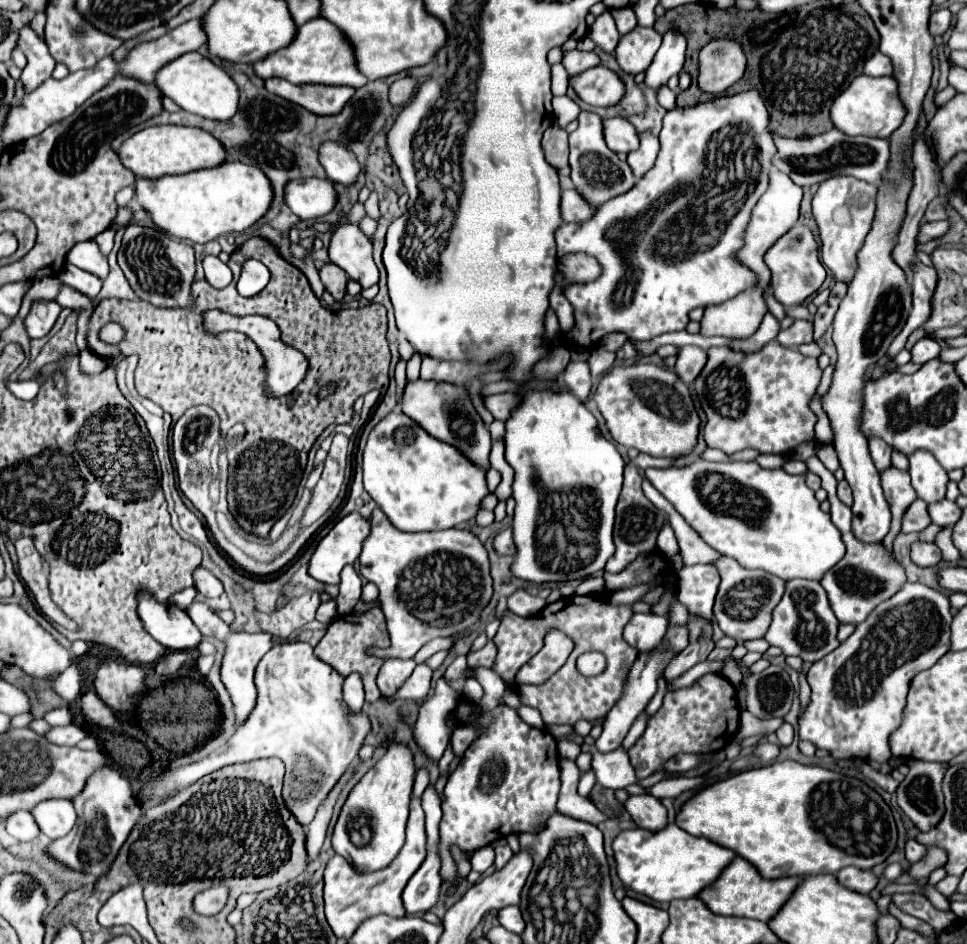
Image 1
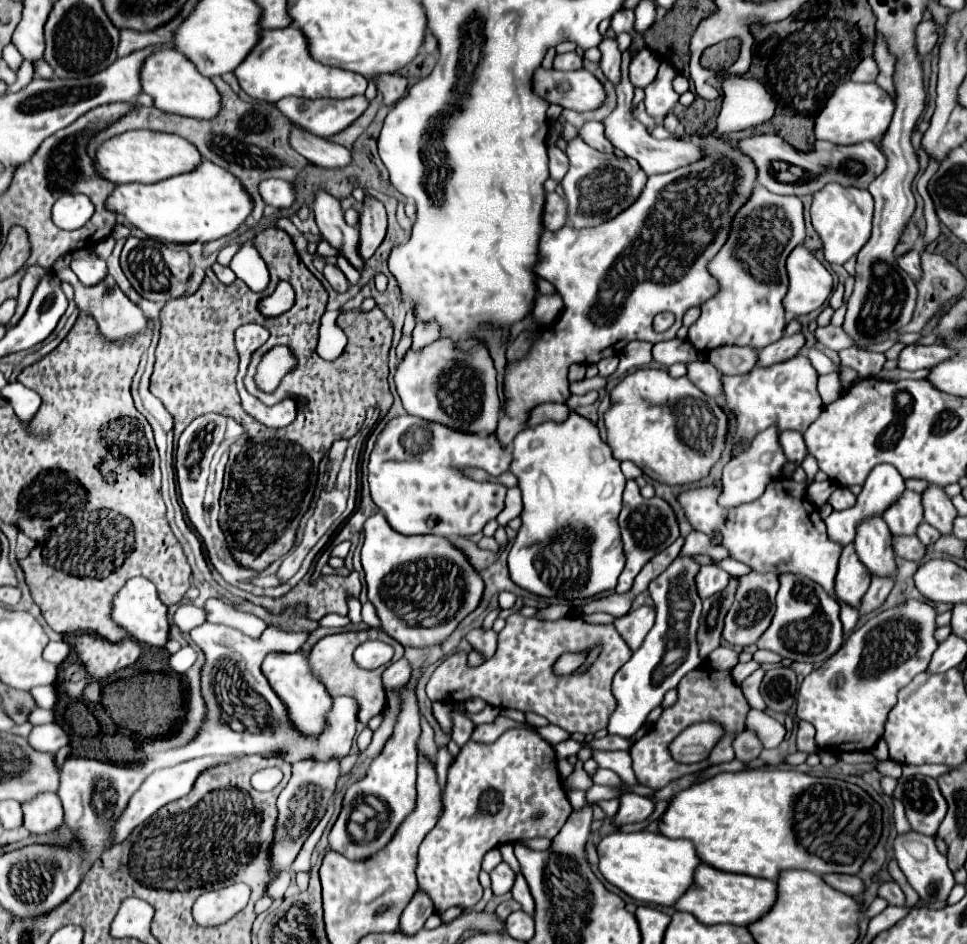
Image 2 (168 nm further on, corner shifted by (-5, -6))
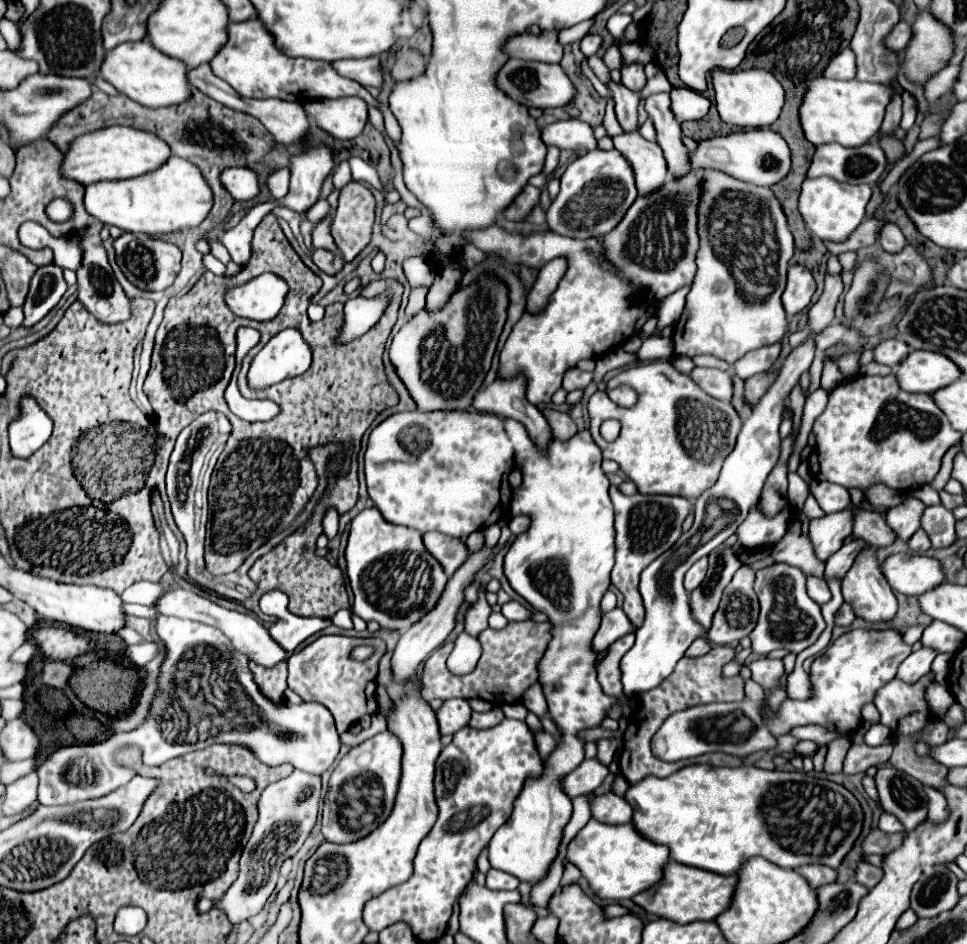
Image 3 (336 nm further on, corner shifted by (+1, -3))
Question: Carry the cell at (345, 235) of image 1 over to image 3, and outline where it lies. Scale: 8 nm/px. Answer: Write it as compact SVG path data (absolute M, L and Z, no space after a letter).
M308 145L306 155L294 155L290 165L290 193L276 201L276 205L288 207L304 215L318 199L324 179L332 173L332 153L326 145Z

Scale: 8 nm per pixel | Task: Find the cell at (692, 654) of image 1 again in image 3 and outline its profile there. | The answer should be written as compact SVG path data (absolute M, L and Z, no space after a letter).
M728 547L722 555L720 565L712 565L704 583L690 593L690 609L692 609L692 617L694 621L698 621L704 627L704 637L708 633L708 629L712 627L712 617L718 609L720 597L724 587L730 583L732 575L742 567L742 563L738 561L738 557L732 553L732 549Z

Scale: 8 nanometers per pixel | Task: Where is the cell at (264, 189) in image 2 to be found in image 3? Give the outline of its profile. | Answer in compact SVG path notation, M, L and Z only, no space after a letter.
M232 167L222 175L224 187L236 201L254 201L260 195L258 173L244 167Z

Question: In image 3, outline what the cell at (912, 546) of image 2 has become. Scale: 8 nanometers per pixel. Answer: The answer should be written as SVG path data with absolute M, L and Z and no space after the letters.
M864 509L856 511L856 523L854 523L852 537L870 543L876 549L888 547L896 541L896 533L886 525L884 517L880 513L864 511Z

